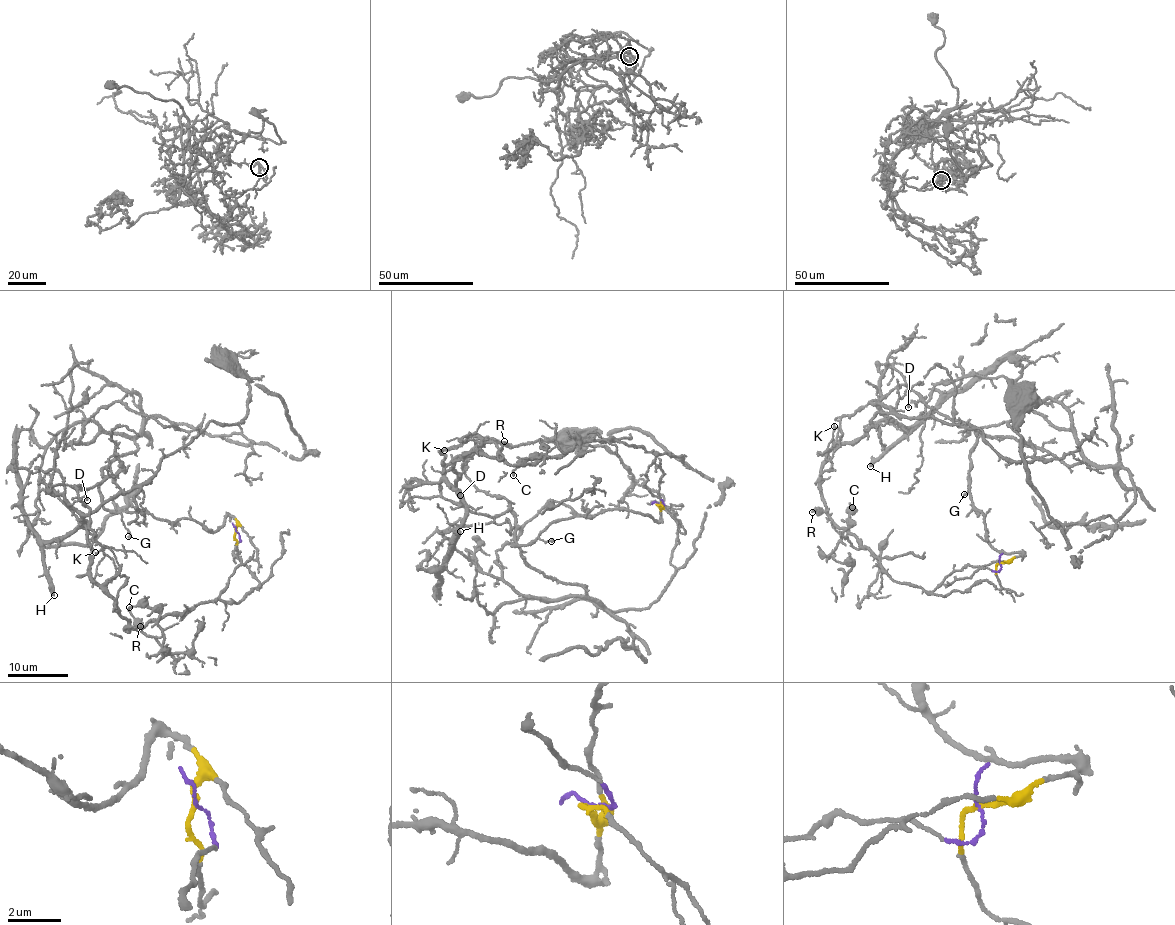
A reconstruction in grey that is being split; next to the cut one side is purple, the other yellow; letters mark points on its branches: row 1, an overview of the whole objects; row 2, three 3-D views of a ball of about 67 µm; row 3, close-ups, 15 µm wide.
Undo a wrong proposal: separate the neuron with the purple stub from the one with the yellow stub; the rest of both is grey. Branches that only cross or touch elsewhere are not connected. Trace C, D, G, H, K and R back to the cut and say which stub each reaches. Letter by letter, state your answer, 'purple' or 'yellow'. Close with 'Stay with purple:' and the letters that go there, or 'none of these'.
C: purple
D: yellow
G: yellow
H: purple
K: purple
R: purple
Stay with purple: C, H, K, R

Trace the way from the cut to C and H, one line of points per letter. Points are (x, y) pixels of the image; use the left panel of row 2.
C: (236, 531), (241, 540), (233, 553), (259, 583), (236, 602), (202, 602), (159, 618), (146, 606), (129, 607)
H: (236, 531), (258, 585), (237, 603), (133, 629), (89, 573), (82, 524), (43, 545), (54, 596)

